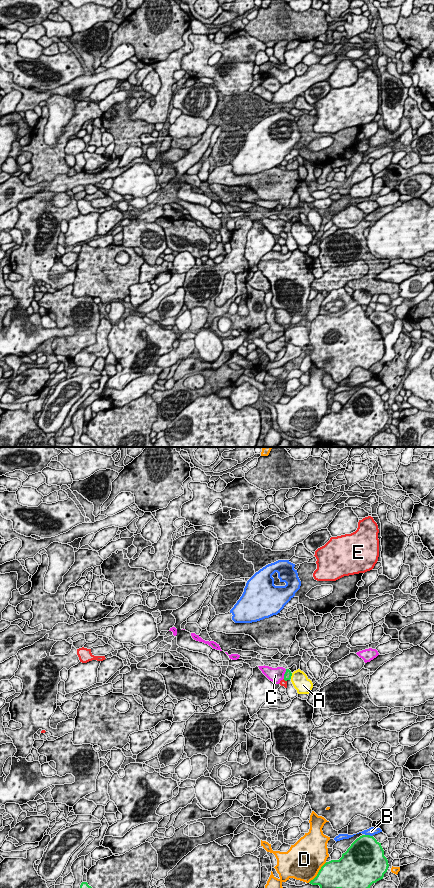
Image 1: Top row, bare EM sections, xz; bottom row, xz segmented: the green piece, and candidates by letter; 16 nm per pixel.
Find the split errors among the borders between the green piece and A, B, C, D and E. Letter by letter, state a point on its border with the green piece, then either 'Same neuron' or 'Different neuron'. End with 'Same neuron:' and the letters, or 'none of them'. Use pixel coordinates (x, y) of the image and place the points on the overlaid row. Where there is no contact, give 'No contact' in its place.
A: Touches green at xz (291, 675). Different neuron
B: Touches green at xz (369, 835). Different neuron
C: Touches green at xz (284, 674). Different neuron
D: Touches green at xz (318, 873). Different neuron
E: Touches green at xz (285, 680). Different neuron
Same neuron: none of them

